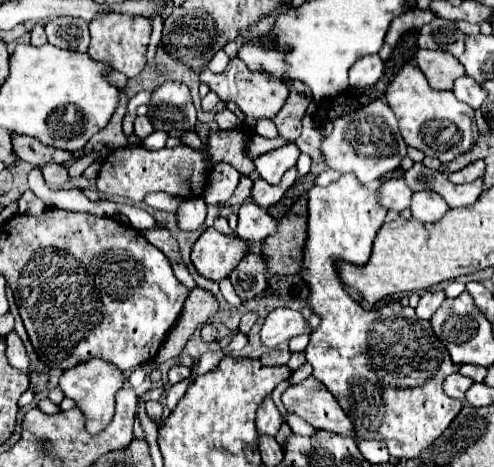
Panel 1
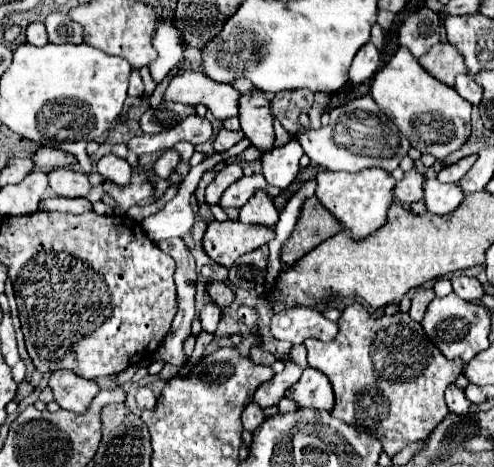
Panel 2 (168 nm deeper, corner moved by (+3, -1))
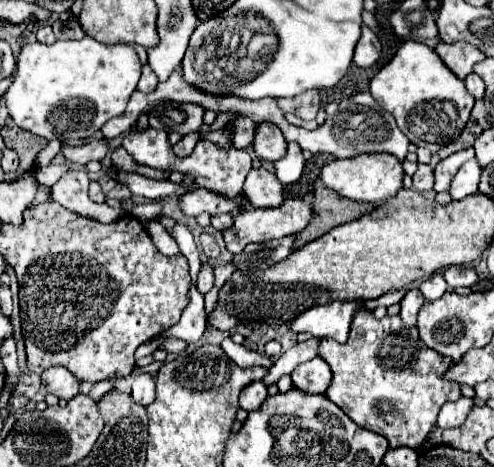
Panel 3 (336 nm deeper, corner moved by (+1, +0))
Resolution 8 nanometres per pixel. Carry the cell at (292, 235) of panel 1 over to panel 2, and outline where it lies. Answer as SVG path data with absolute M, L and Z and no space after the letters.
M309 197L301 209L301 217L295 225L293 235L281 249L281 261L285 265L293 265L307 251L315 249L319 243L337 233L339 223L335 223L335 217L319 203L317 197Z

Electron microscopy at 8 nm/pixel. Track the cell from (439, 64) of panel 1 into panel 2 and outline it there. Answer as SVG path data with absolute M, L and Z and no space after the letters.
M437 43L425 55L419 57L419 63L433 77L437 77L439 81L443 81L451 87L459 73L469 73L463 57L459 57L459 51L455 51L455 47L451 47L449 43Z

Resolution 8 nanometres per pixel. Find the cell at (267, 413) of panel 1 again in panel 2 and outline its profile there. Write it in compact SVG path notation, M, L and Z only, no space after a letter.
M291 359L285 361L285 369L281 373L277 373L267 383L259 385L259 389L255 391L255 401L261 407L269 407L269 405L279 403L279 399L285 395L285 391L301 377L301 373L303 373L303 369L297 363L293 363Z

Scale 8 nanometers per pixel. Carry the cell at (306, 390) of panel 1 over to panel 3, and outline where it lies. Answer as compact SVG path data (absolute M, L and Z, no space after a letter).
M319 356L301 364L293 376L293 386L307 394L325 394L331 384L331 368Z

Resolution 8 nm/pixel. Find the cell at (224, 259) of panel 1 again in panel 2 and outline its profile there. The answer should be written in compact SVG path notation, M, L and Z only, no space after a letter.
M239 219L213 221L207 227L203 247L215 263L229 269L241 255L269 243L273 237L275 231L269 227L251 227L239 223Z

